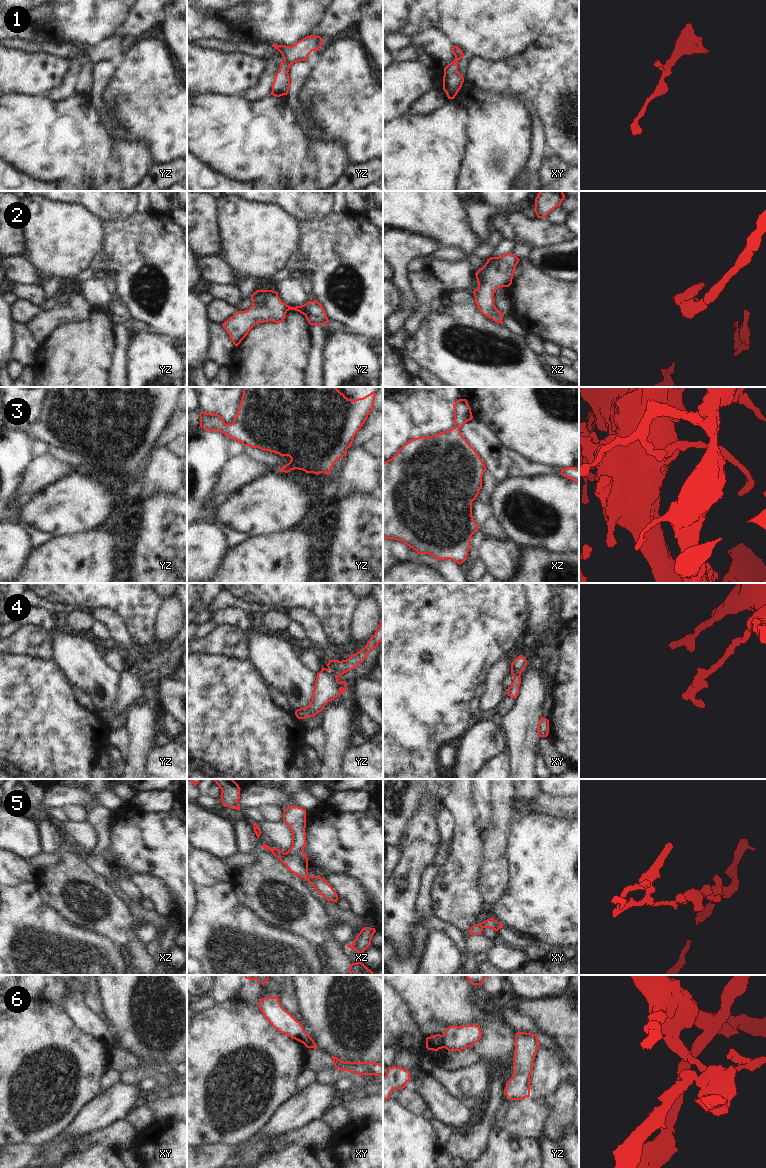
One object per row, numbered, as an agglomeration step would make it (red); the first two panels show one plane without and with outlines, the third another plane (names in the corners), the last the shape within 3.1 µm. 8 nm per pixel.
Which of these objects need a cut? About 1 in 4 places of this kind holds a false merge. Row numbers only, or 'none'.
6

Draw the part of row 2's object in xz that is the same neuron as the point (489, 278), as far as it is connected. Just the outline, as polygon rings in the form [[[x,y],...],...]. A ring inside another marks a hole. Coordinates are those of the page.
[[[512,253],[491,257],[475,275],[478,288],[473,291],[479,311],[487,318],[503,325],[504,316],[494,305],[494,292],[512,284],[515,267],[519,258]]]

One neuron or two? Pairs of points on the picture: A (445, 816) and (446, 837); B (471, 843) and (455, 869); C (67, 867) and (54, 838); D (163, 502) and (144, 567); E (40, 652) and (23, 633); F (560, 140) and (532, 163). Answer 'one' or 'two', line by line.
A: one
B: one
C: two
D: one
E: one
F: two

